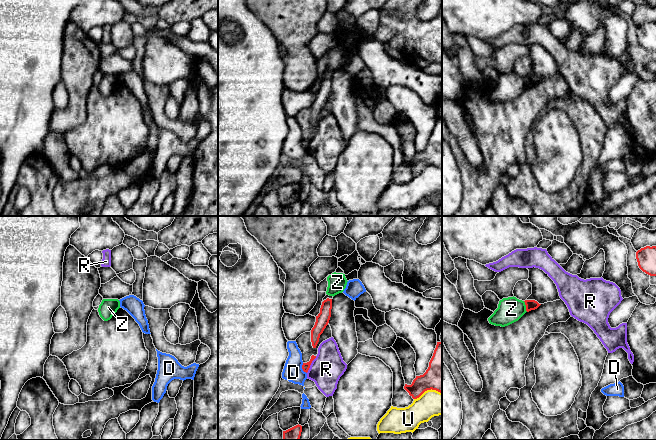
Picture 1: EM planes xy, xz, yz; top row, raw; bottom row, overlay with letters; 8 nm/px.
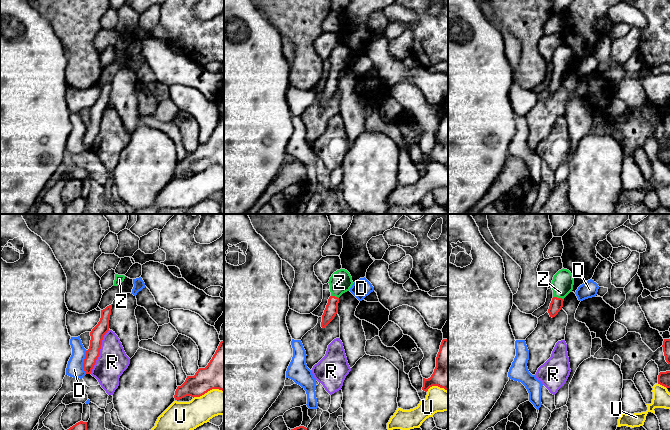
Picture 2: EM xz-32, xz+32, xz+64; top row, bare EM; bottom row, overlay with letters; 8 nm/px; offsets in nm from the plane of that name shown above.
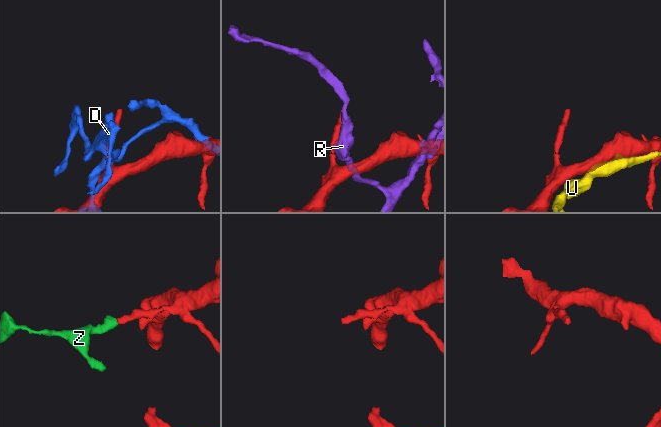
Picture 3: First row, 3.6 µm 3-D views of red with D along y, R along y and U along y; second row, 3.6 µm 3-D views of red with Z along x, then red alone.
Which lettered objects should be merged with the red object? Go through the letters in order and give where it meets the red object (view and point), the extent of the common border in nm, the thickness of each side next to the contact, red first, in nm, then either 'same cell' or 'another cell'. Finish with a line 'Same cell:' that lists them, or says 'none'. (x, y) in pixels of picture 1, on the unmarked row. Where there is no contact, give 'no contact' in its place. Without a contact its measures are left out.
D: xz (302, 144) | 90 nm | 60/160 nm | another cell
R: xz (310, 140) | 160 nm | 60/260 nm | another cell
U: xz (427, 165) | 240 nm | 260/220 nm | another cell
Z: yz (526, 82) | 90 nm | 80/200 nm | same cell
Same cell: Z

